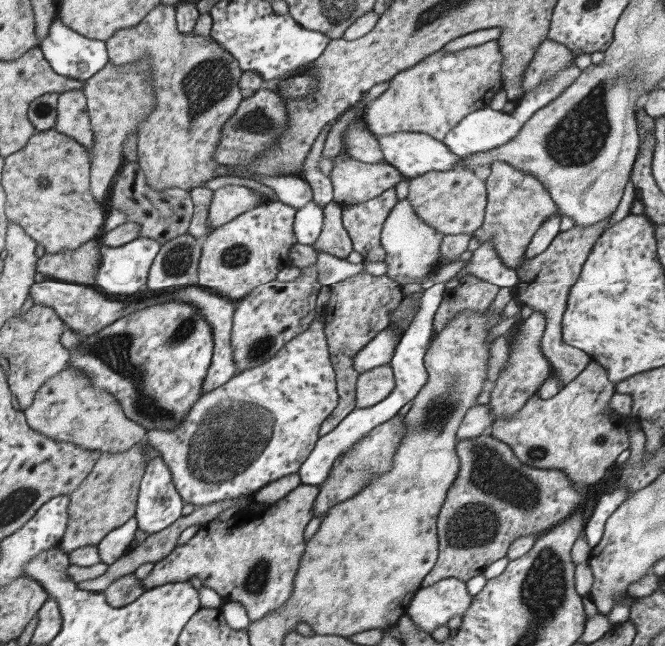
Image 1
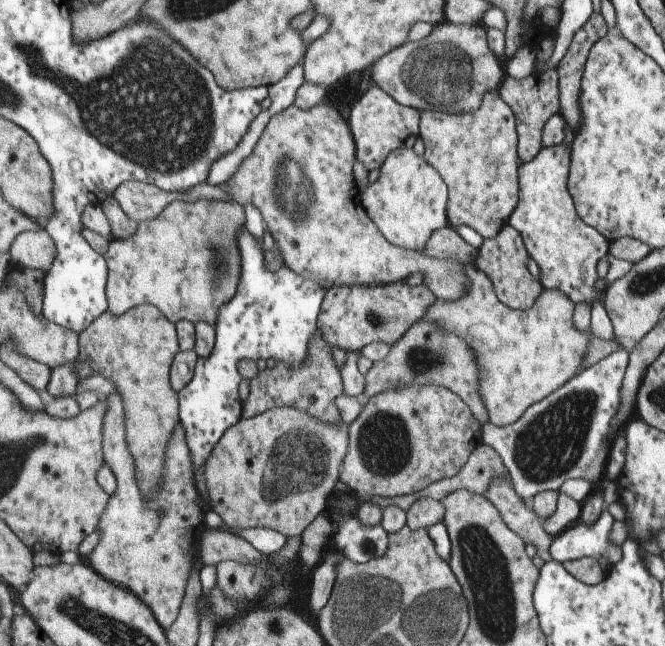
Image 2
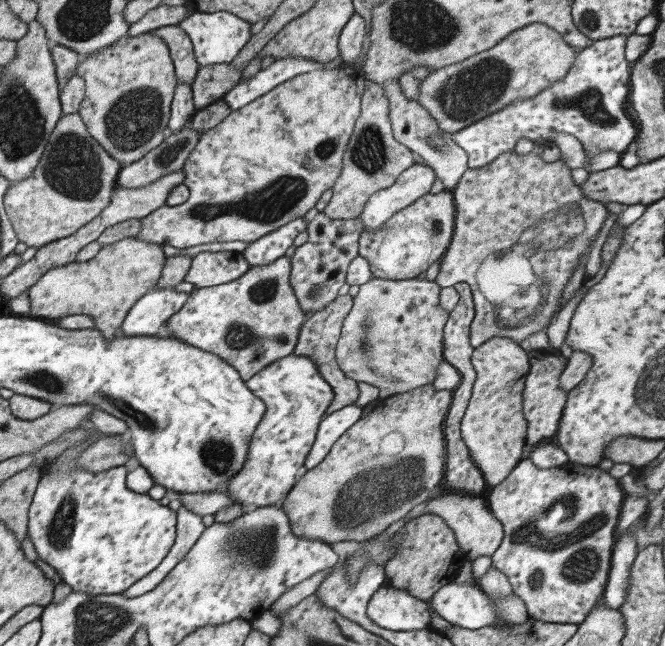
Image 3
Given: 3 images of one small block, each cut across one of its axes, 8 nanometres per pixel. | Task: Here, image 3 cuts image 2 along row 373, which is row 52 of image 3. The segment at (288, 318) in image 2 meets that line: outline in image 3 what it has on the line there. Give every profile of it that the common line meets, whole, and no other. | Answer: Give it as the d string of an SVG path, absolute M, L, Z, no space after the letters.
M193 12L179 26L185 30L185 34L193 42L193 54L195 54L197 64L227 64L251 40L253 24L249 24L243 18L237 18L235 14L229 14L229 12L211 12L211 14Z

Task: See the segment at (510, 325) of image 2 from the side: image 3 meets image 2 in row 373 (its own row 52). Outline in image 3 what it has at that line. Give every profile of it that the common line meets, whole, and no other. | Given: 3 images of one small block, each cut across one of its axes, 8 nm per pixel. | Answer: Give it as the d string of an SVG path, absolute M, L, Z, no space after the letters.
M527 24L527 28L519 28L515 32L511 32L507 38L503 38L497 46L479 52L463 62L445 66L445 68L437 68L437 70L429 70L429 74L421 80L419 88L417 88L417 102L429 112L429 116L433 118L433 122L437 124L437 128L445 134L455 134L515 102L523 102L523 100L531 100L535 96L539 96L541 92L545 92L545 88L551 88L553 84L559 84L567 72L573 68L575 58L577 58L579 50L575 50L573 46L569 46L563 36L549 28L547 24Z

